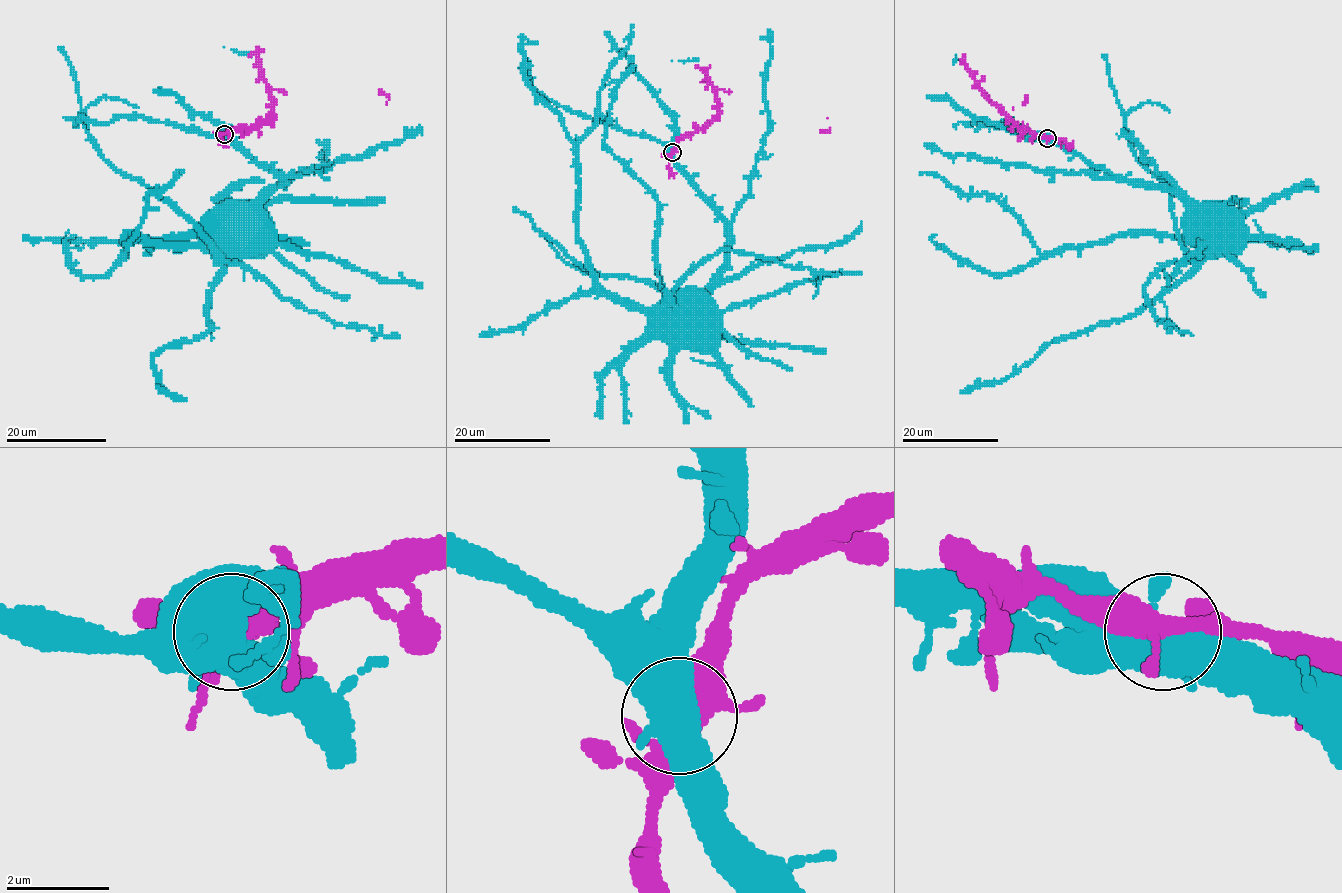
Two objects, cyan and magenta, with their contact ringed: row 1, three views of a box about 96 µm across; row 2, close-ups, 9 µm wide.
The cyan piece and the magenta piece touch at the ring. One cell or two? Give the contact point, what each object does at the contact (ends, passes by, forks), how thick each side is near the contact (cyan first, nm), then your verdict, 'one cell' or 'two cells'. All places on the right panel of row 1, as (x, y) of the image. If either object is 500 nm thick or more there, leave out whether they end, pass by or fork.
at (1047, 138); cyan forks there; magenta forks there; 480 nm thick on the cyan side, 380 nm on the other; two cells

